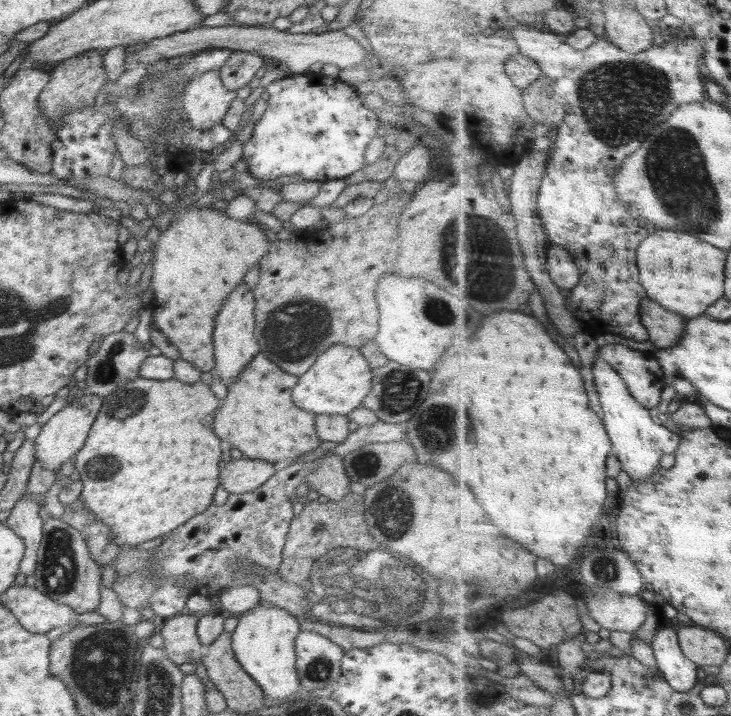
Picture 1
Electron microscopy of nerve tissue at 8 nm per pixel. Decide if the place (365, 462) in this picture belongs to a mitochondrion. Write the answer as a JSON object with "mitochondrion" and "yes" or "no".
{"mitochondrion":"yes"}

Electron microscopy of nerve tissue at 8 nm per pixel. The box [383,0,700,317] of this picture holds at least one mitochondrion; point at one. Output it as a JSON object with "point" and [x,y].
{"point":[619,100]}

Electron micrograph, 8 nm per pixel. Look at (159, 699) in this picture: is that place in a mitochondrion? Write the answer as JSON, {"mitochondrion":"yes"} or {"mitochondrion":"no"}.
{"mitochondrion":"yes"}

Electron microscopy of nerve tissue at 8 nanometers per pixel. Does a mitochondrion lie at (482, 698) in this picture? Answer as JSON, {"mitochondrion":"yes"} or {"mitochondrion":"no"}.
{"mitochondrion":"no"}

